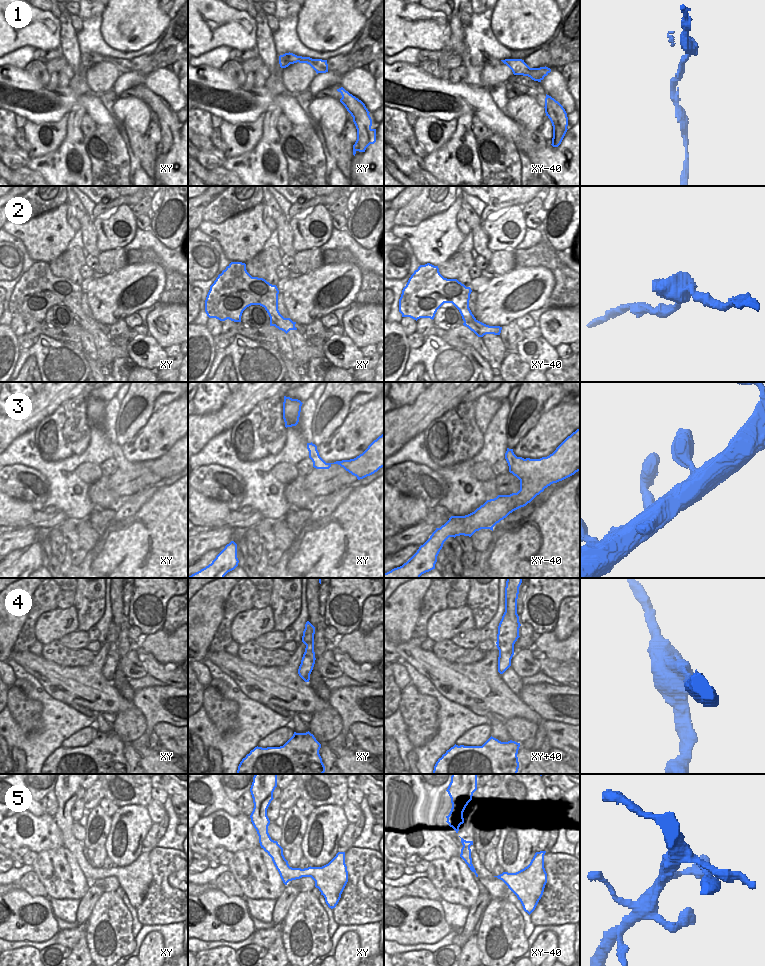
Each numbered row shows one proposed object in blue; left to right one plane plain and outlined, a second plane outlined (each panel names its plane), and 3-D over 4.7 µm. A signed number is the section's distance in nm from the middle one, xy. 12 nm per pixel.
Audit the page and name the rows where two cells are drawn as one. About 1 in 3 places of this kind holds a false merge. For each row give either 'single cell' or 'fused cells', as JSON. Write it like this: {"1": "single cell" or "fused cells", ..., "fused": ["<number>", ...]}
{"1": "fused cells", "2": "single cell", "3": "single cell", "4": "single cell", "5": "single cell", "fused": ["1"]}

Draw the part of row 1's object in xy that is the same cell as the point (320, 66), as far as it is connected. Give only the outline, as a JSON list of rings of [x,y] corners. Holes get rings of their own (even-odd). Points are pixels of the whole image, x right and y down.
[[[299,56],[299,57],[301,58],[299,63],[309,64],[316,71],[317,74],[328,72],[327,60],[312,59],[310,57],[302,57],[302,56]]]

